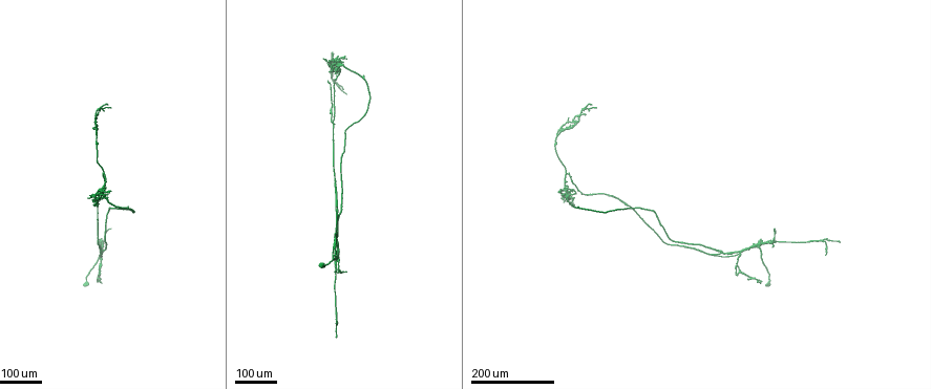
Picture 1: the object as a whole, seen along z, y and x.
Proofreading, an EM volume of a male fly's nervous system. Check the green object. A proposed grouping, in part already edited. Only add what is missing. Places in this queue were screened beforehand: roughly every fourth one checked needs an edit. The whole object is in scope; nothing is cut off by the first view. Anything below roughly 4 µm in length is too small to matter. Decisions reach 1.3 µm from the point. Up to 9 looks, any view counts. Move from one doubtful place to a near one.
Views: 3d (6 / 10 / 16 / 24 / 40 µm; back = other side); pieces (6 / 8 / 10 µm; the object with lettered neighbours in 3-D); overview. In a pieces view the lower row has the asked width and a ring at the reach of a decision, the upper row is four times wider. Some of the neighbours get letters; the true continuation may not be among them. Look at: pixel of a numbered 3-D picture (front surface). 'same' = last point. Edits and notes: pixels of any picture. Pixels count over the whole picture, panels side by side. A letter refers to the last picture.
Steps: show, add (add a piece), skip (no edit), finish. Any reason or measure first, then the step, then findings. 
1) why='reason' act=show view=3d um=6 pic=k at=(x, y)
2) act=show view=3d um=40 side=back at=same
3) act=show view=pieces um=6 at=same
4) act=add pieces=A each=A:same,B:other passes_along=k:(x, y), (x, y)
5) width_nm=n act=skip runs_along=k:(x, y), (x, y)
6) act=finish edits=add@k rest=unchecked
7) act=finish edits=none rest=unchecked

why='free end' act=show view=3d um=40 pic=1 at=(575, 124)

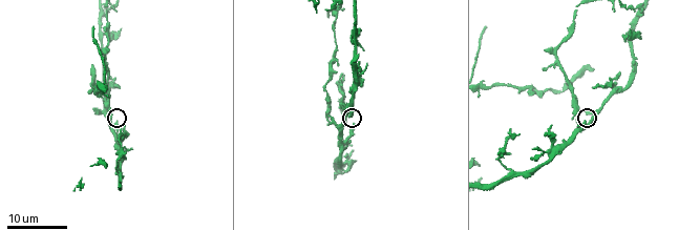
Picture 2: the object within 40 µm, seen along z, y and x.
act=show view=pieces um=8 pic=2 at=(327, 114)

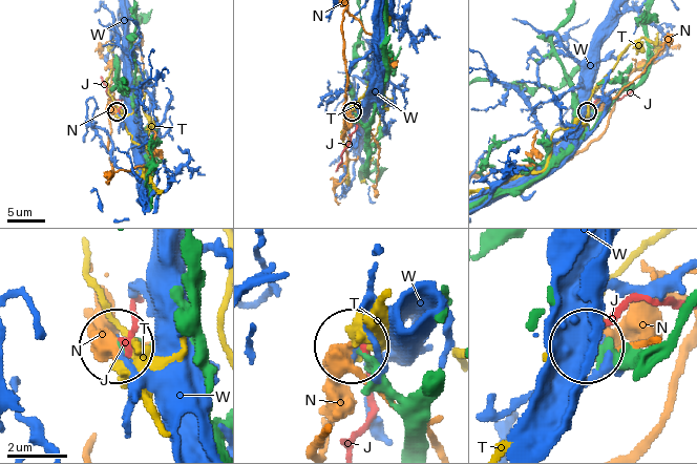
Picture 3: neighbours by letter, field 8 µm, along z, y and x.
act=skip each=J:other,N:other,T:other,W:other found='none of them fits'

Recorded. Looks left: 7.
why='free end' act=show view=3d um=24 pic=2 at=(484, 27)

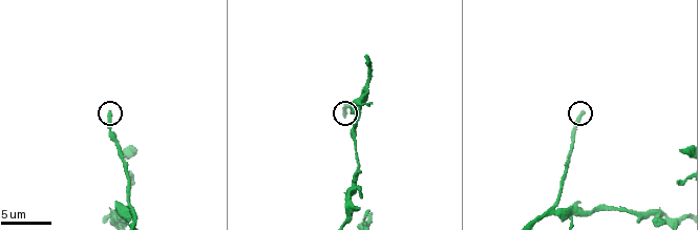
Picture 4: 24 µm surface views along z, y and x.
why='what lies round it' act=show view=pieces um=8 pic=4 at=(584, 112)

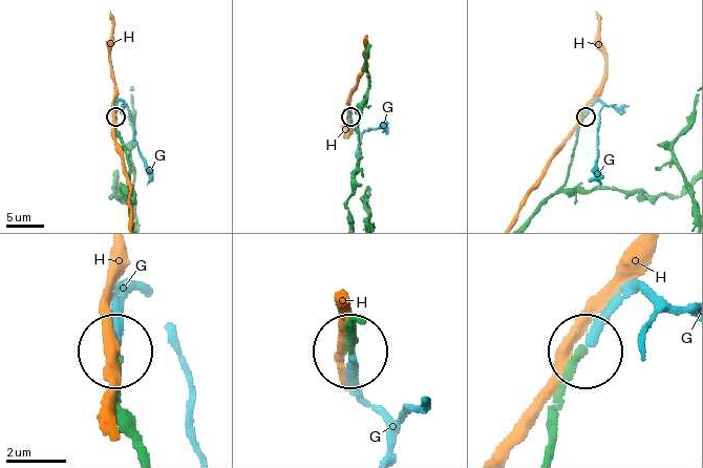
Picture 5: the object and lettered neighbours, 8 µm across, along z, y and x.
act=add pieces=G each=G:same,H:other passes_along=5:(551, 424), (571, 358), (634, 293), (654, 305), (643, 336) found='it goes on there'

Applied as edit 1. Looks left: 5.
why='redraw' act=show view=overview

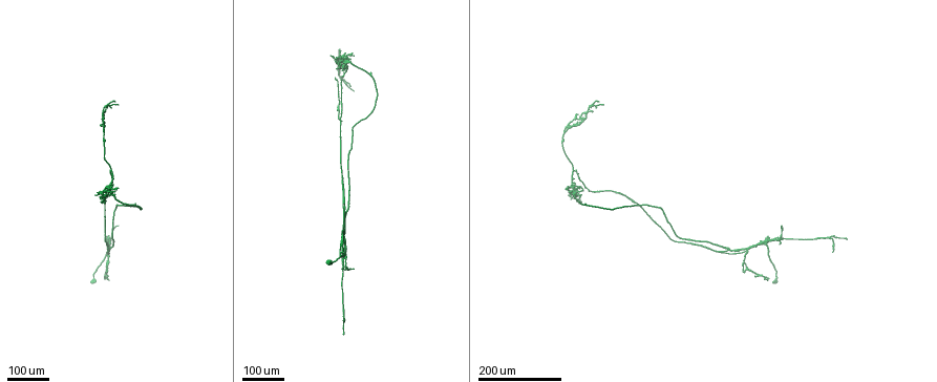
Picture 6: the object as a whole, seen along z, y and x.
why='branch stops here' act=show view=3d um=24 pic=6 at=(591, 110)

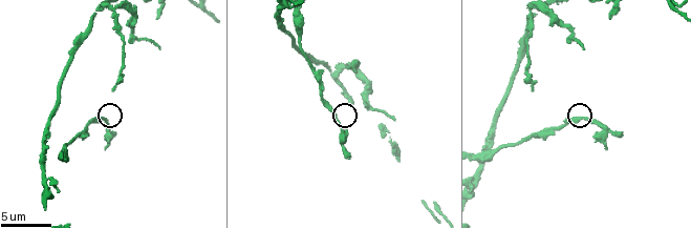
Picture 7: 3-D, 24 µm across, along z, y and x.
act=show view=pieces um=6 pic=7 at=(345, 157)

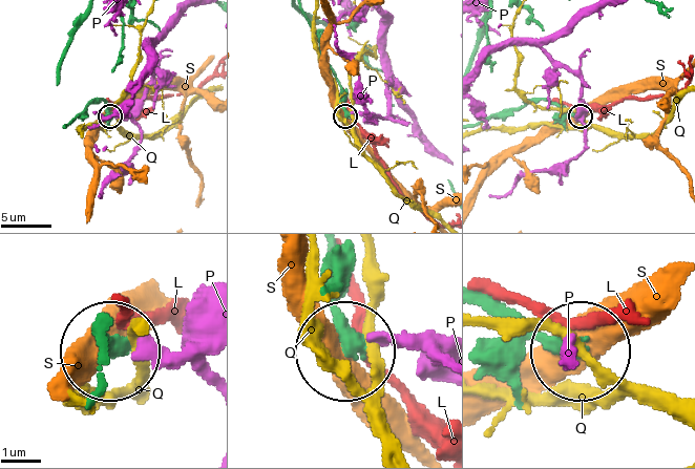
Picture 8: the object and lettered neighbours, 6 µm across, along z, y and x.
width_nm=400 act=skip each=L:other,P:other,Q:other,S:other found='none of them fits'

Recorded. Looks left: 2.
why='thin end' act=show view=3d um=16 pic=2 at=(80, 179)

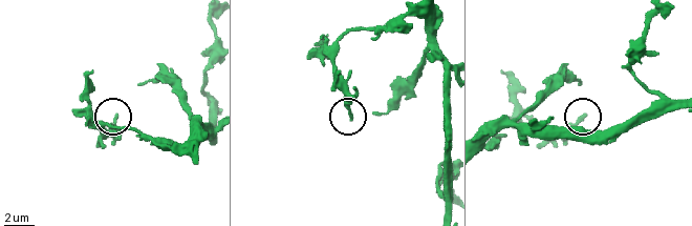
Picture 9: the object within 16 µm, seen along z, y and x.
act=show view=pieces um=6 pic=9 at=(352, 116)

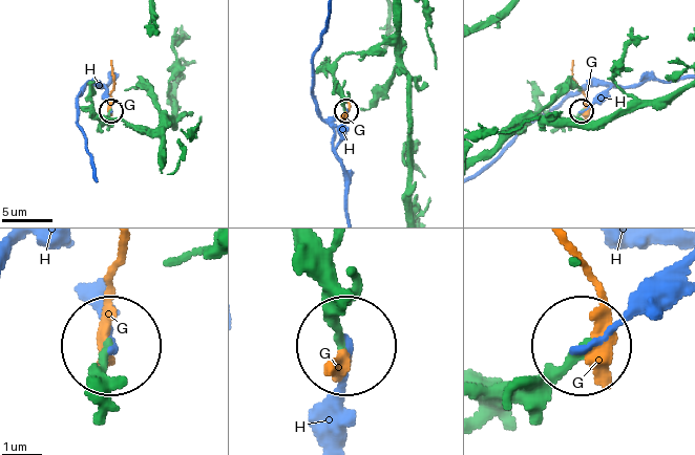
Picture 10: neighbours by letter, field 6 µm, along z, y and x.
width_nm=190 act=skip each=G:other,H:other found='no lettered piece goes on from it'

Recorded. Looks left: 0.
act=finish edits=add@5 rest=unchecked

